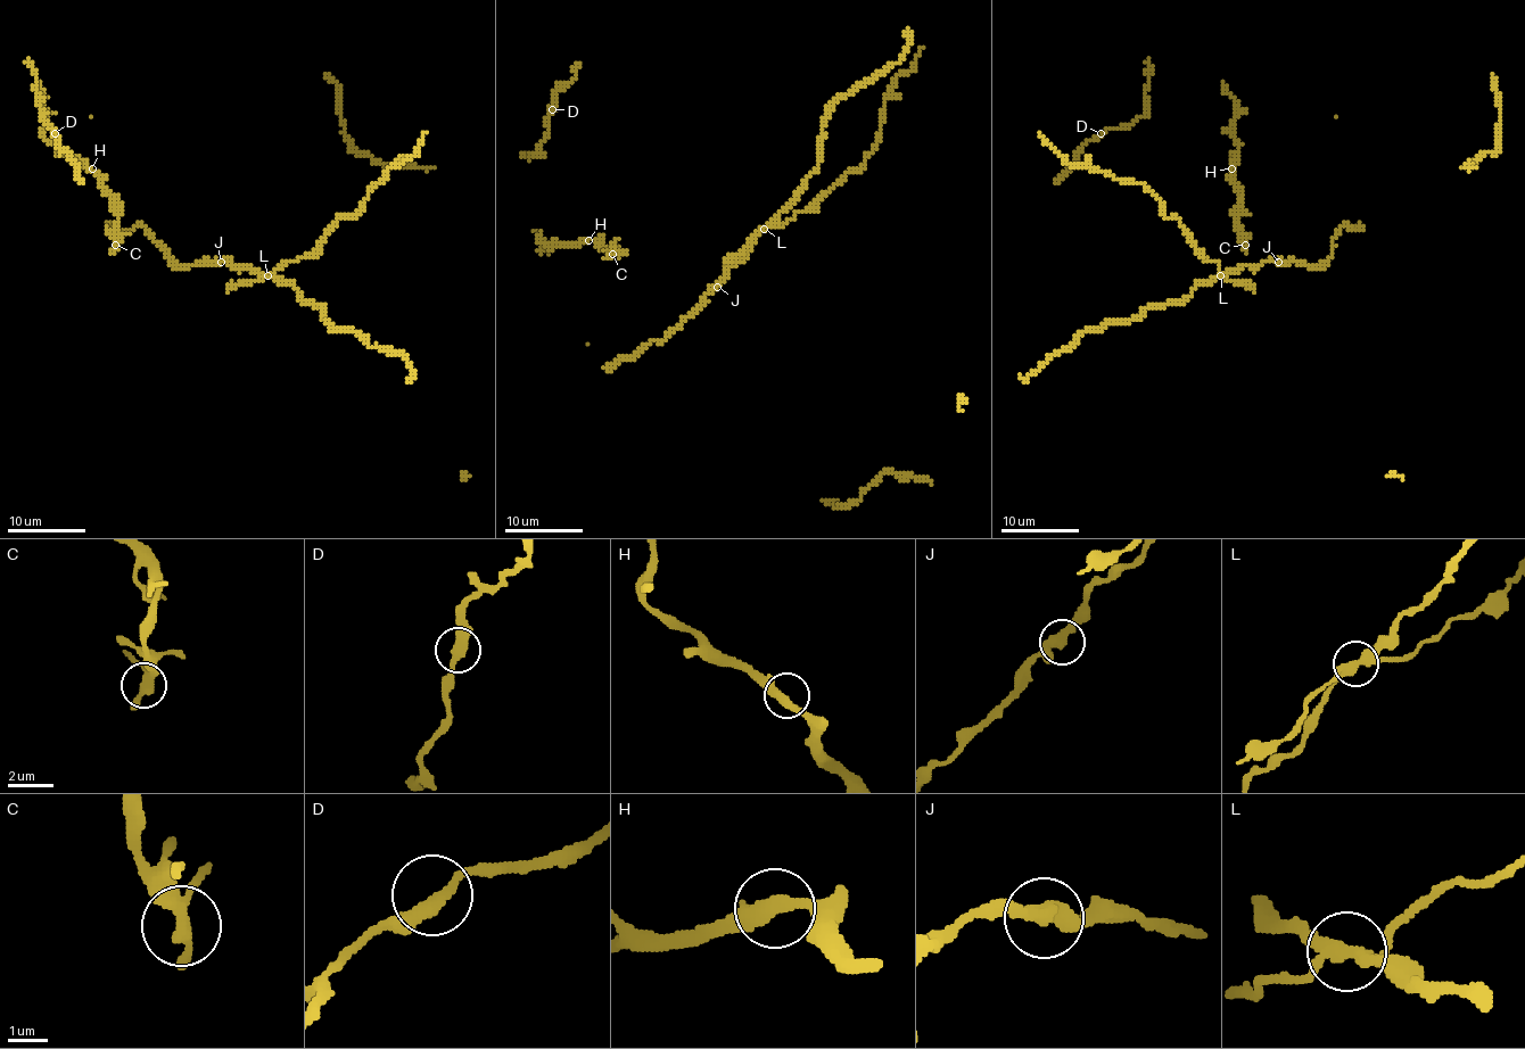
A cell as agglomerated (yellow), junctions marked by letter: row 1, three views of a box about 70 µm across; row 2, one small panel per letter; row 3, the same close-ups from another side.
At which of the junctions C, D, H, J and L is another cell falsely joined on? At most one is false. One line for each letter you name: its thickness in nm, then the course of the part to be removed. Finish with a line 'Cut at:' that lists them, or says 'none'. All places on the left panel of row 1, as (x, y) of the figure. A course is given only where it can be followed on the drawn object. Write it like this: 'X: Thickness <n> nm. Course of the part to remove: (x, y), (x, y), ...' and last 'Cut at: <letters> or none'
L: Thickness 320 nm. Course of the part to remove: (268, 275), (308, 256), (339, 217), (352, 217), (387, 171), (415, 153), (428, 131)
Cut at: L

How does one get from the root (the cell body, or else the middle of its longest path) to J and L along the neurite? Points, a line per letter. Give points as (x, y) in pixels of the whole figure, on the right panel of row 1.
J: (1332, 245), (1332, 254), (1319, 266), (1278, 262)
L: (1332, 245), (1332, 254), (1319, 266), (1269, 261), (1259, 266), (1228, 270), (1220, 275)

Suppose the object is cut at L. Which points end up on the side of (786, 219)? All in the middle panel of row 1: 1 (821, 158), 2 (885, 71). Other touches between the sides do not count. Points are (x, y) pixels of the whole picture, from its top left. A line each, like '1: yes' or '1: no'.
1: no
2: no

